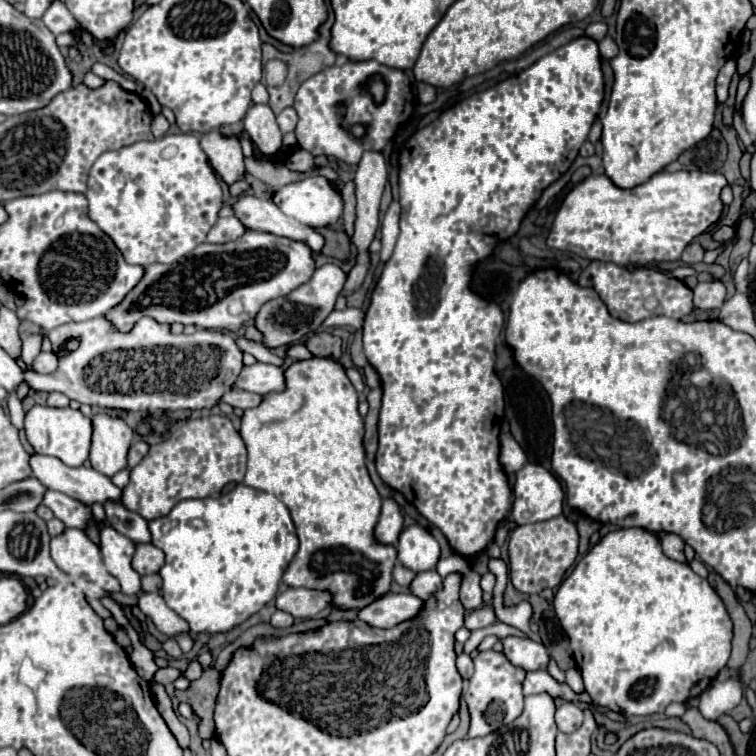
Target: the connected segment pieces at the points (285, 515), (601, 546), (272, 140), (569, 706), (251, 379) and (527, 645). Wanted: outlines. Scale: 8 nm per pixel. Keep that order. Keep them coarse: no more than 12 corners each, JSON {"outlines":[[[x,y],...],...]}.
{"outlines":[[[236,484],[152,520],[166,606],[228,632],[298,550],[274,494]],[[608,532],[554,610],[596,706],[700,696],[730,658],[708,580]],[[254,104],[244,130],[260,154],[282,146],[282,132],[268,104]],[[574,702],[556,710],[556,726],[564,734],[580,728],[582,710]],[[262,362],[244,366],[236,388],[260,396],[284,390],[284,370]],[[502,638],[504,654],[528,672],[548,670],[548,650],[530,638]]]}

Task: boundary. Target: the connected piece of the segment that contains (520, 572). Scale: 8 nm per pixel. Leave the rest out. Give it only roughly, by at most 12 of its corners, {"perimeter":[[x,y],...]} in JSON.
{"perimeter":[[564,516],[510,534],[510,580],[520,592],[556,588],[578,556]]}

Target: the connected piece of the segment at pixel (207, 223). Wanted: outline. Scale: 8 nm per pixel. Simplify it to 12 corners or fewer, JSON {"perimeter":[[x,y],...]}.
{"perimeter":[[194,134],[104,152],[90,218],[124,260],[206,242],[220,180]]}

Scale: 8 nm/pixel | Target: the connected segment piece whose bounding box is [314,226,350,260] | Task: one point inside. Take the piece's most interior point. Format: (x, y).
(337, 245)

